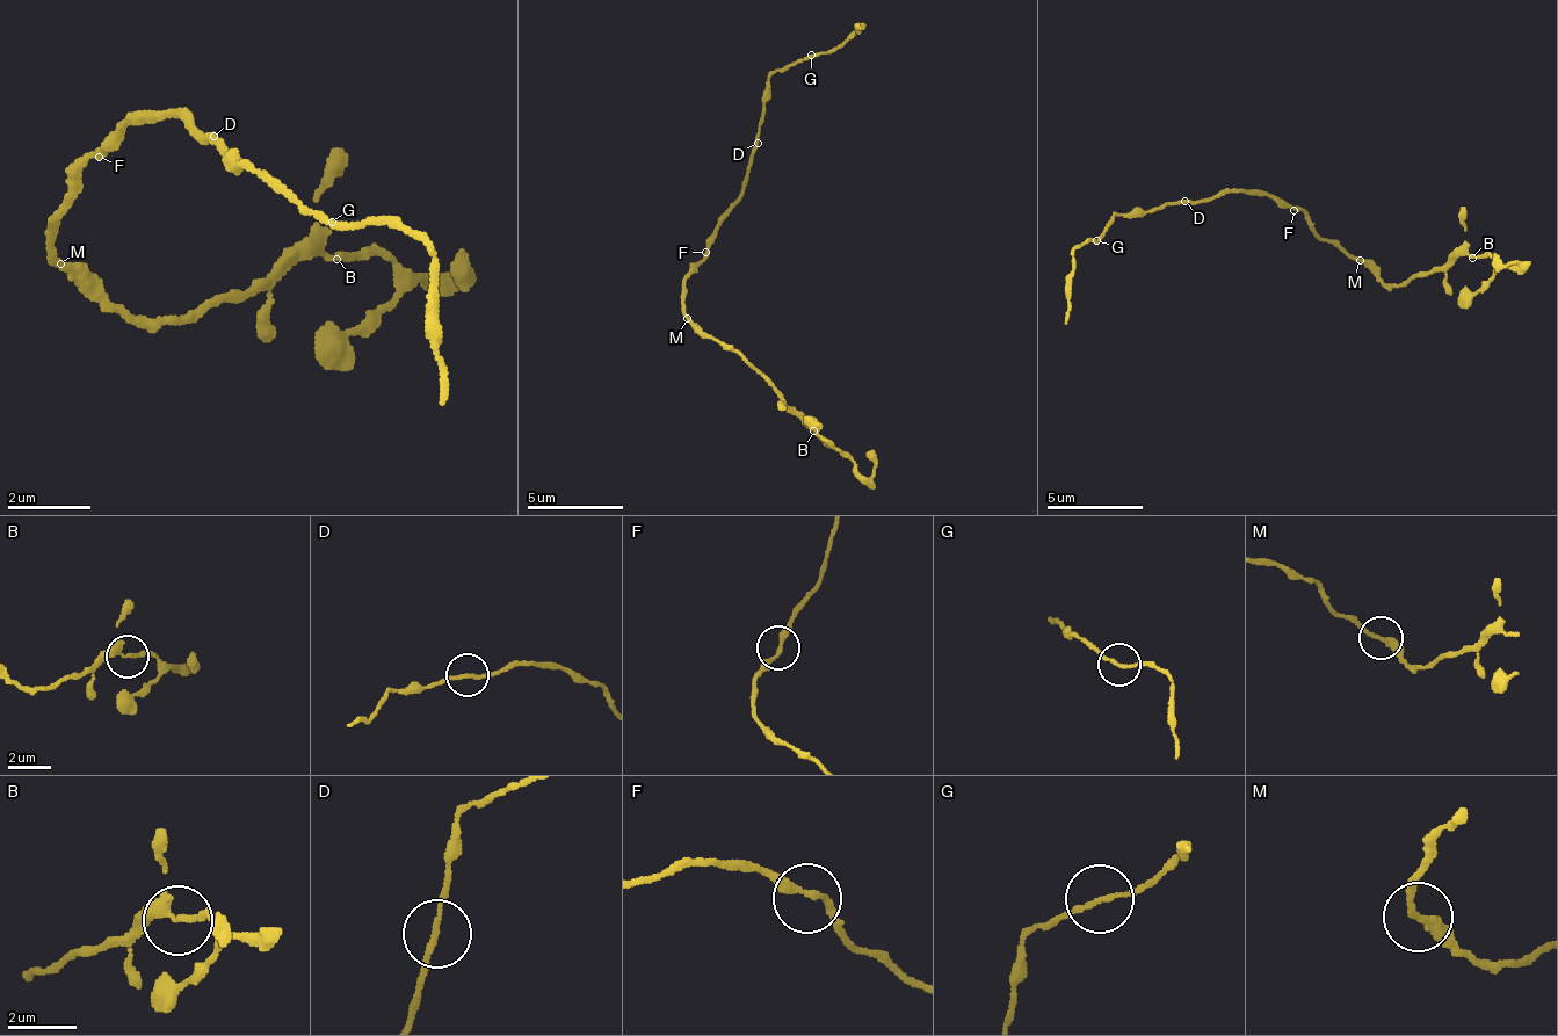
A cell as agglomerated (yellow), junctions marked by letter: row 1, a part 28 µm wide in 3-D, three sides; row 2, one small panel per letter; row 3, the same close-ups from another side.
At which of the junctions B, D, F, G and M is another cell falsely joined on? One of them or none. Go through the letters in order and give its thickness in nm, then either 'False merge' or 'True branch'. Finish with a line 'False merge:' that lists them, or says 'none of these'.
B: Thickness 220 nm. True branch
D: Thickness 150 nm. True branch
F: Thickness 240 nm. True branch
G: Thickness 140 nm. True branch
M: Thickness 240 nm. True branch
False merge: none of these

